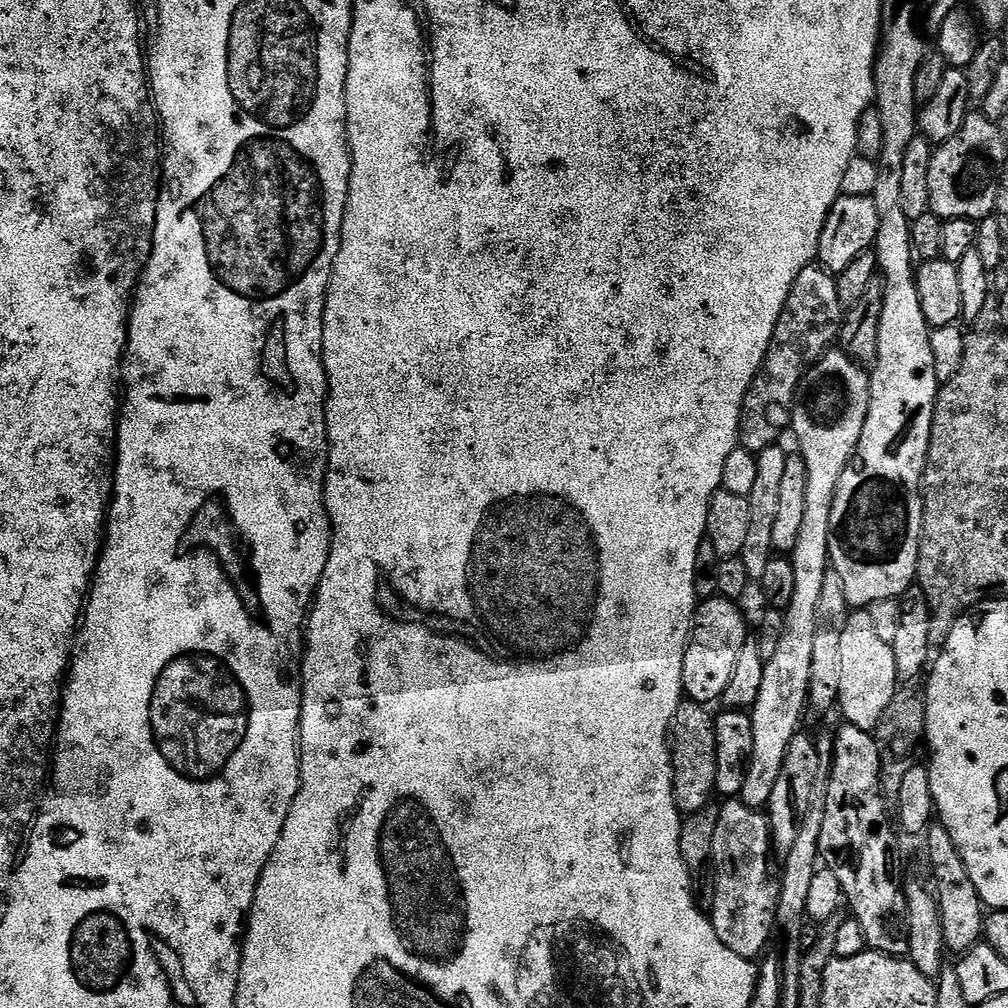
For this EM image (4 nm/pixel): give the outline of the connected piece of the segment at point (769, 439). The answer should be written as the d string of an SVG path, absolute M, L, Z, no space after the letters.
M809 266L794 278L794 286L778 318L764 364L744 399L739 447L758 454L779 441L776 439L791 425L792 408L796 405L804 375L837 343L845 315L845 308L838 302L838 286L833 273L822 266Z

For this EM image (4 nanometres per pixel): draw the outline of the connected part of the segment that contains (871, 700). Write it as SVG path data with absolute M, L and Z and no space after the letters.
M868 610L853 611L846 622L846 630L842 630L842 682L838 708L844 711L843 719L872 732L880 725L882 714L886 706L890 706L897 687L892 645L878 638Z

